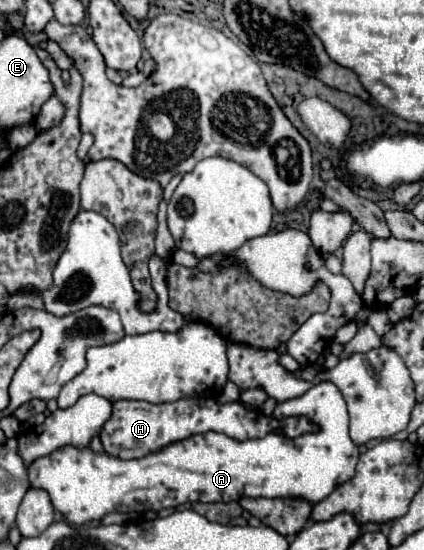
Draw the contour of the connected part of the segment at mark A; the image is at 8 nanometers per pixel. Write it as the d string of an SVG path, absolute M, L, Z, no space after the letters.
M322 381L302 397L278 403L276 411L290 411L292 417L302 415L318 425L318 431L304 433L296 439L272 431L262 439L242 443L224 433L210 431L132 461L122 461L108 453L94 453L88 447L74 449L68 445L36 459L28 467L30 485L44 489L54 509L58 509L68 523L82 525L86 521L100 521L112 511L144 513L148 509L160 511L192 501L228 503L240 497L302 497L316 505L338 485L354 477L360 451L348 435L346 401L334 383Z

